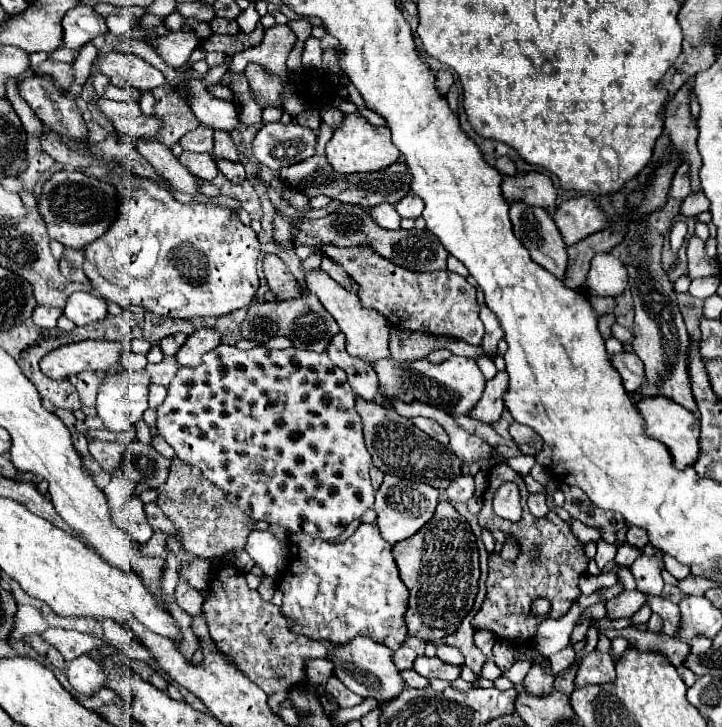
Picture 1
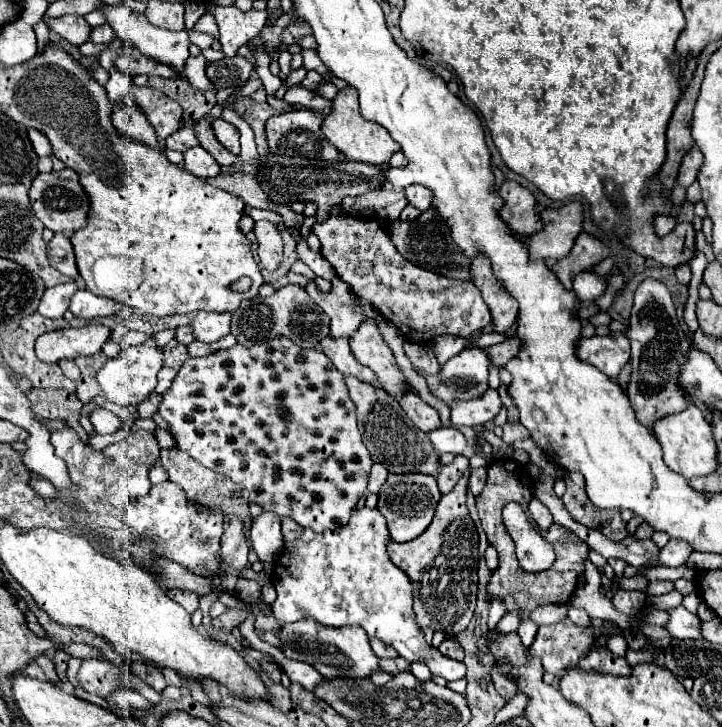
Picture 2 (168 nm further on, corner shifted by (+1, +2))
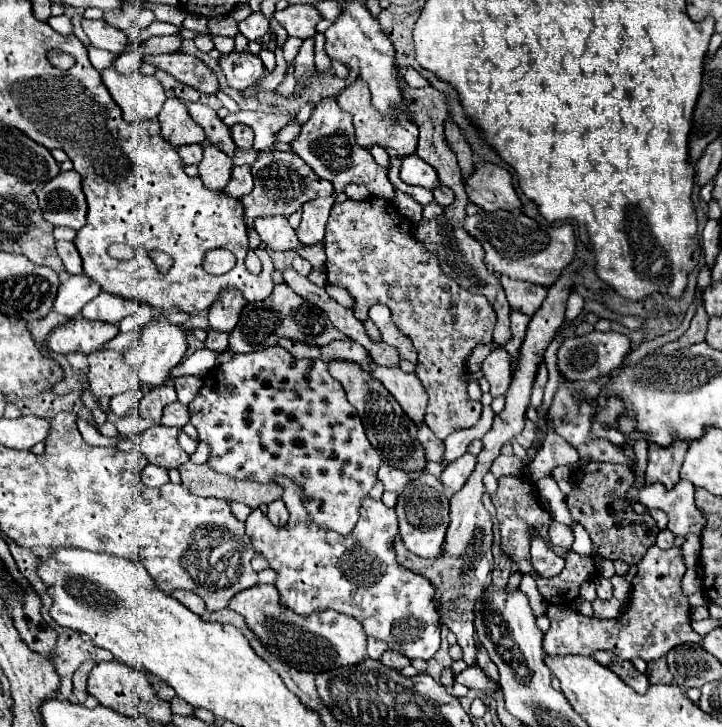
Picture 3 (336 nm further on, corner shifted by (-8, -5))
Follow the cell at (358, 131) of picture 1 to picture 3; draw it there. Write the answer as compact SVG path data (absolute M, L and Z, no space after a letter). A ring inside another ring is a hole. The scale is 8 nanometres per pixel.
M356 80L354 84L346 86L340 96L338 96L338 106L346 112L352 114L352 122L354 122L354 130L356 130L356 144L370 150L372 146L382 146L392 158L402 158L406 154L412 154L416 150L416 142L418 142L418 126L416 124L390 124L390 120L382 120L382 116L378 116L378 112L374 112L372 104L370 104L370 90L366 88L366 84L362 84L362 80Z

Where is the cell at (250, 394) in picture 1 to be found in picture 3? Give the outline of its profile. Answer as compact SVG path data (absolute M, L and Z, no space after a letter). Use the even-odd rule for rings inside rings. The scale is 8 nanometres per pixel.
M282 346L250 354L234 354L204 378L204 386L188 404L188 412L190 424L198 430L200 440L212 450L206 462L208 468L238 480L260 484L272 484L280 474L288 476L304 490L302 502L320 528L348 534L356 526L362 500L378 480L376 472L382 458L370 448L358 412L354 412L354 406L346 400L342 384L330 376L326 362L306 358L296 360Z

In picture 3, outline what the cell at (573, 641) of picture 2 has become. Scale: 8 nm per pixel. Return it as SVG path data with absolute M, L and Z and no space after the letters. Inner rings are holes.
M652 546L636 566L638 572L632 580L630 608L626 608L618 620L586 618L562 606L548 608L546 616L550 618L550 628L544 634L544 650L548 650L548 656L592 656L596 650L606 650L622 660L644 658L650 662L666 656L678 644L700 642L700 634L690 628L688 598L680 590L680 580L684 576L680 548L662 550Z

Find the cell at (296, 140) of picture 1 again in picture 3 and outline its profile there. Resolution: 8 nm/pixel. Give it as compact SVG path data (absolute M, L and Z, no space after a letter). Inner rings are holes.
M324 98L316 104L310 120L300 126L300 134L290 142L292 152L298 154L320 178L330 180L336 188L336 194L344 192L348 184L362 184L368 188L370 196L384 198L386 202L394 200L394 186L388 178L388 170L378 166L372 154L354 144L354 128L348 112L342 112L334 98Z

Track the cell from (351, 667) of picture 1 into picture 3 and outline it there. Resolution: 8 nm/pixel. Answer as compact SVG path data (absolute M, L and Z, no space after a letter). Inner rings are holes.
M256 584L254 588L238 592L230 598L228 608L238 612L246 620L248 628L266 646L266 650L290 668L318 674L328 672L336 666L356 666L368 658L366 634L358 620L342 616L334 610L314 612L308 616L286 612L286 608L278 604L278 590L270 584Z

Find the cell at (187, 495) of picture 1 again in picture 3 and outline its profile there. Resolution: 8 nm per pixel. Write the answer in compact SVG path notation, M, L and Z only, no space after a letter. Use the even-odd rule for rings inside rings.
M186 462L178 466L182 486L188 488L196 496L214 496L226 502L242 502L250 508L258 508L260 504L270 504L272 500L282 498L284 488L278 484L254 484L248 480L234 480L232 476L218 474L206 464L196 466Z

